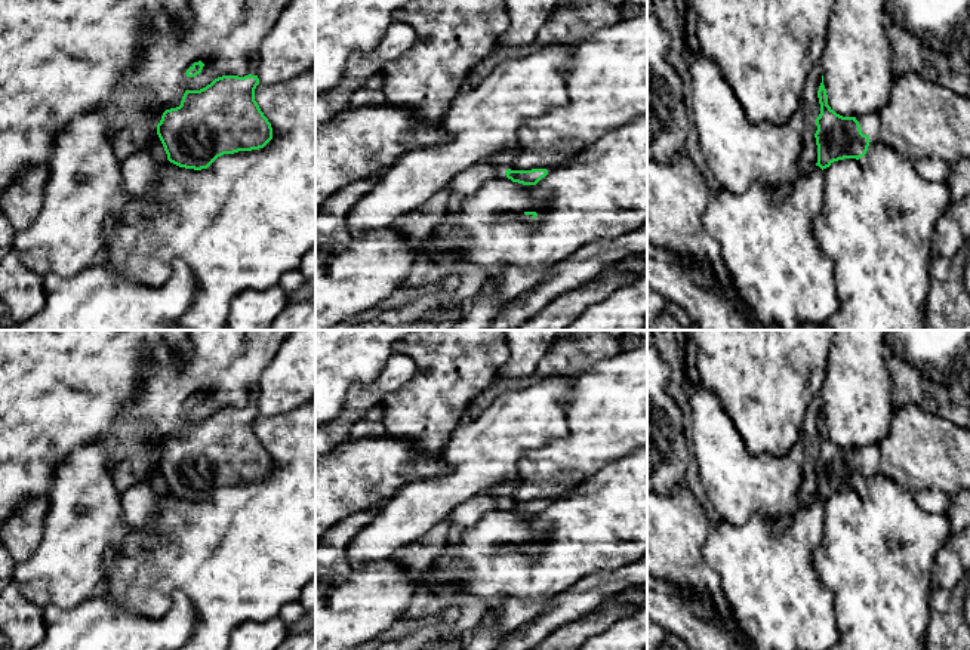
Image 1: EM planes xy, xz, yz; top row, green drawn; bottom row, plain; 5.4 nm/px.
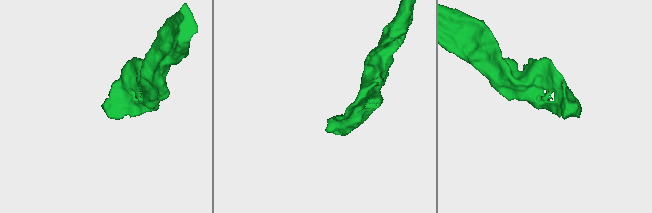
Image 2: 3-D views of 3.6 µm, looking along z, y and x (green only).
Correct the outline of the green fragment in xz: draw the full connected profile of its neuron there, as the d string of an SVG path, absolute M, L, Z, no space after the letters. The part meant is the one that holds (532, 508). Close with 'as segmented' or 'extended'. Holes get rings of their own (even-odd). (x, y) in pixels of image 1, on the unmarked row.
M532 500L532 502L511 502L505 503L506 509L512 514L523 517L536 517L542 509L548 506L546 500Z; as segmented

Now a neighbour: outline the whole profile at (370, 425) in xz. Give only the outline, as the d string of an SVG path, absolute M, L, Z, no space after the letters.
M373 406L358 422L351 426L349 438L381 438L387 435L387 428L384 423L384 406Z

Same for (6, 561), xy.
M0 543L0 594L13 582L15 564L7 549Z

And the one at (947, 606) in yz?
M966 573L951 589L940 586L931 589L926 650L970 650L970 629L964 620L969 582L970 574Z

